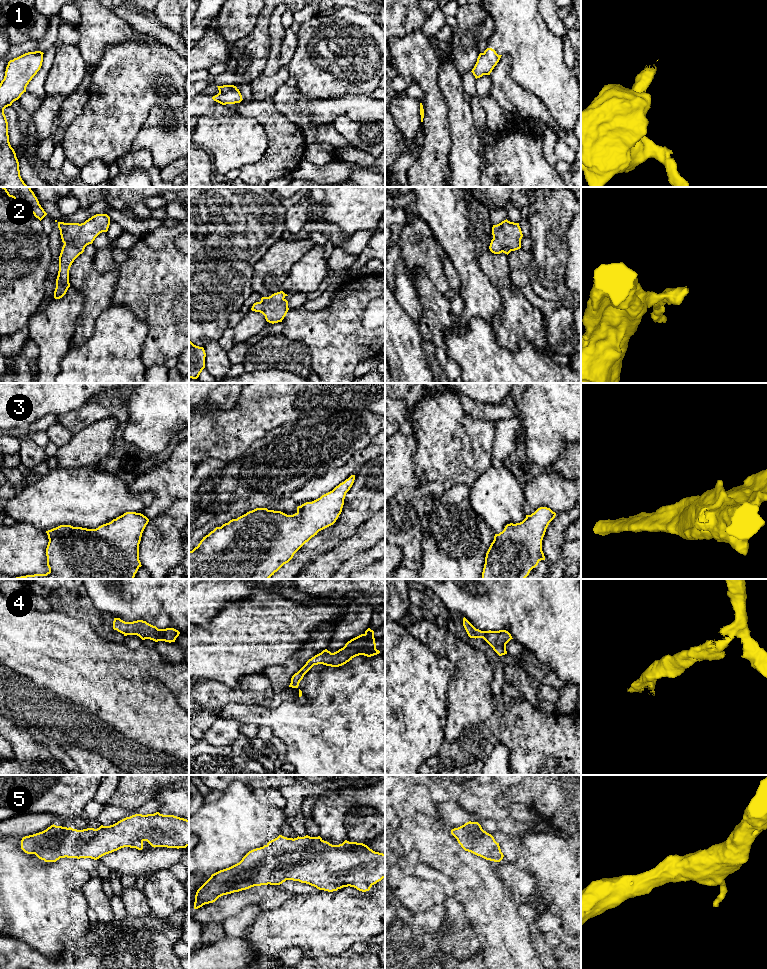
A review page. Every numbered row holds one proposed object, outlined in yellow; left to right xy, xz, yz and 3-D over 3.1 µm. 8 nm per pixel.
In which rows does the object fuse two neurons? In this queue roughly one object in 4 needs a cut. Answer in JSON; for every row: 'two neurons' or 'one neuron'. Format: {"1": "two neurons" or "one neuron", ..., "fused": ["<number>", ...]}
{"1": "one neuron", "2": "one neuron", "3": "one neuron", "4": "one neuron", "5": "one neuron", "fused": []}

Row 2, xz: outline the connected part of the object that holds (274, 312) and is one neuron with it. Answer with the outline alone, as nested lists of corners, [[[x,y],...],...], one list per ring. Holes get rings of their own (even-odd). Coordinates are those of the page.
[[[280,291],[269,297],[262,297],[260,302],[253,304],[251,310],[262,313],[269,323],[282,322],[289,310],[286,296],[288,295]]]

